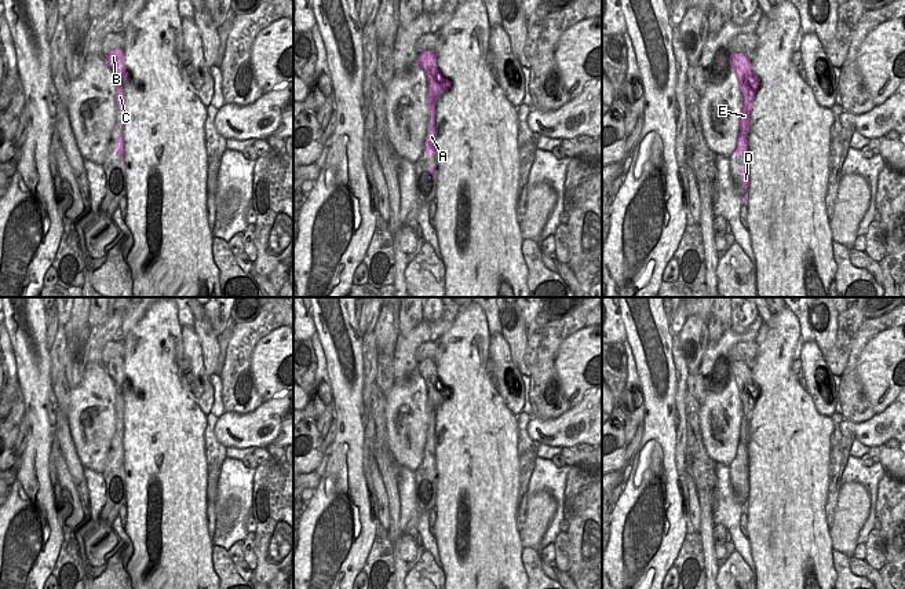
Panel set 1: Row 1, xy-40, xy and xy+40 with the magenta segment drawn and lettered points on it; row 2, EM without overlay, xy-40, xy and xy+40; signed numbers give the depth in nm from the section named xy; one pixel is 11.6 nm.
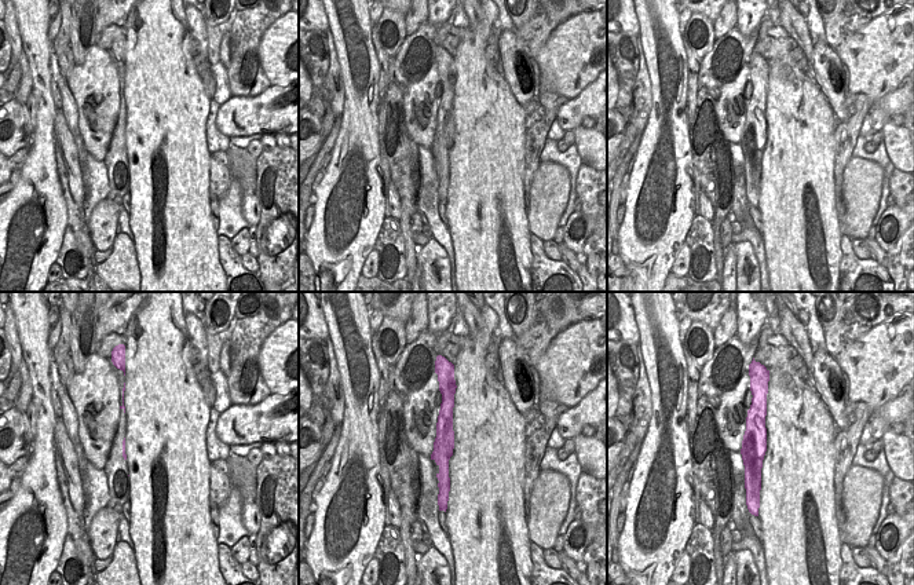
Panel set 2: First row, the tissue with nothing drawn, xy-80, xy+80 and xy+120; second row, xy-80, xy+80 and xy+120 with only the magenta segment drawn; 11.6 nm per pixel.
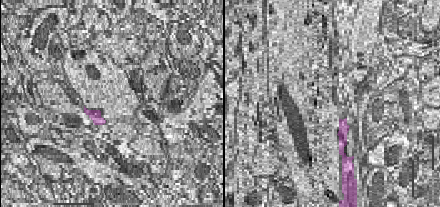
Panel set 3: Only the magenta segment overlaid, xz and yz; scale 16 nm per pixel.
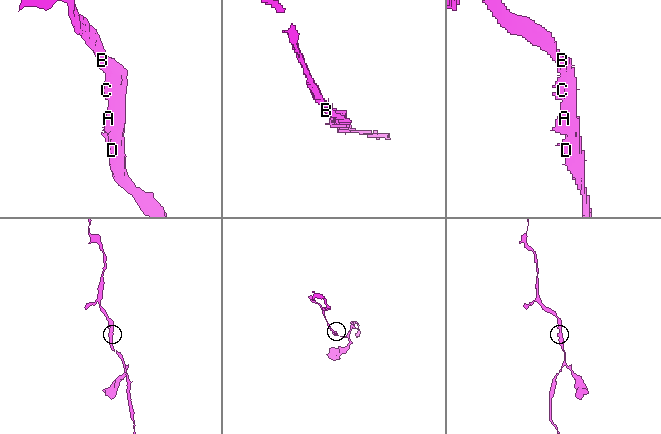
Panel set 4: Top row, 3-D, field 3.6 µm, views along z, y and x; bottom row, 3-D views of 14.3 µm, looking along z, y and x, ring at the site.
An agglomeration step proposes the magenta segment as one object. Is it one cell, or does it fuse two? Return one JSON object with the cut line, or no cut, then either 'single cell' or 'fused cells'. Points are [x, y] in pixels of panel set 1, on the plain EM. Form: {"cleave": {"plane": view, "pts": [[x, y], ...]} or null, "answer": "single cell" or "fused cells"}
{"cleave": null, "answer": "single cell"}

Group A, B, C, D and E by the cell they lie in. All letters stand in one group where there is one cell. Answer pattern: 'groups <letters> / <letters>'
groups A B C D E

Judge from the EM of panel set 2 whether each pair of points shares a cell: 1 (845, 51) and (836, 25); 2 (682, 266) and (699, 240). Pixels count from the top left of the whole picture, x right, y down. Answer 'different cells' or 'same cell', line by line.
1: different cells
2: different cells

